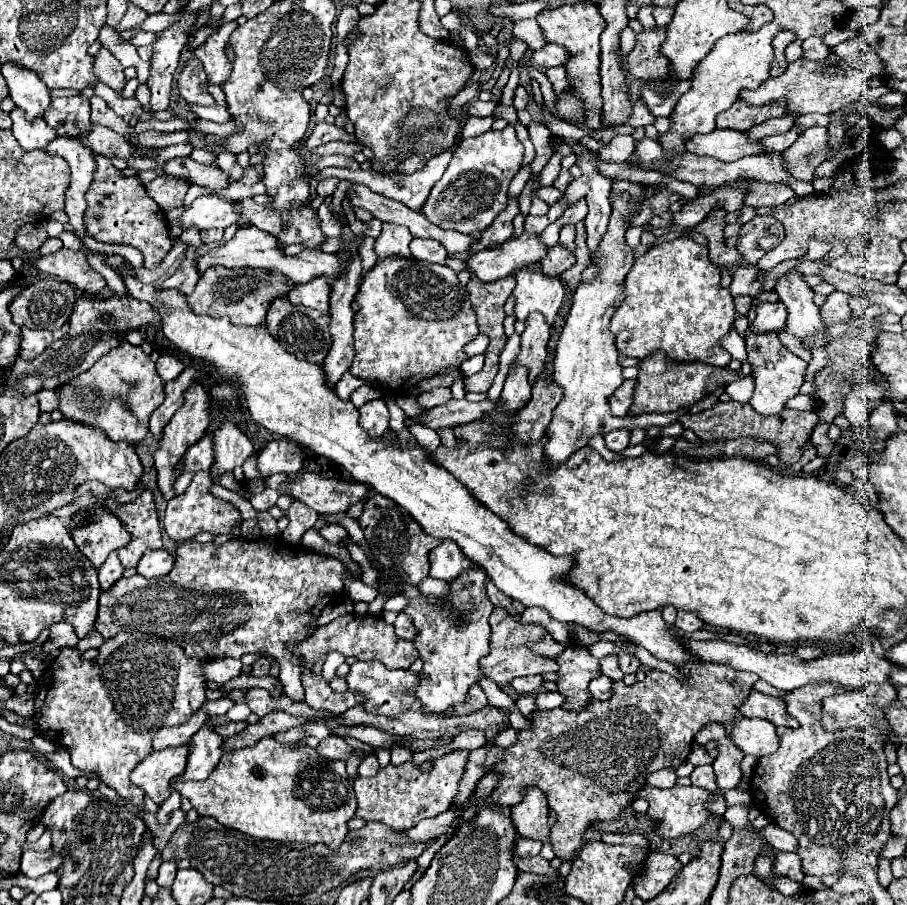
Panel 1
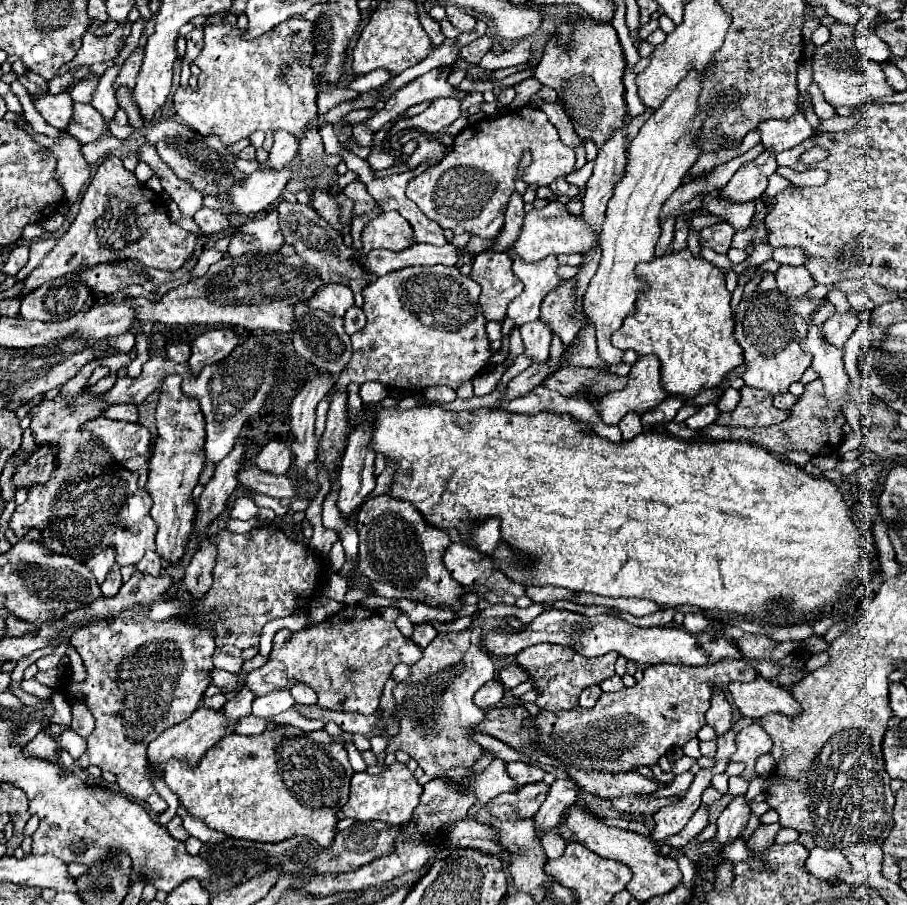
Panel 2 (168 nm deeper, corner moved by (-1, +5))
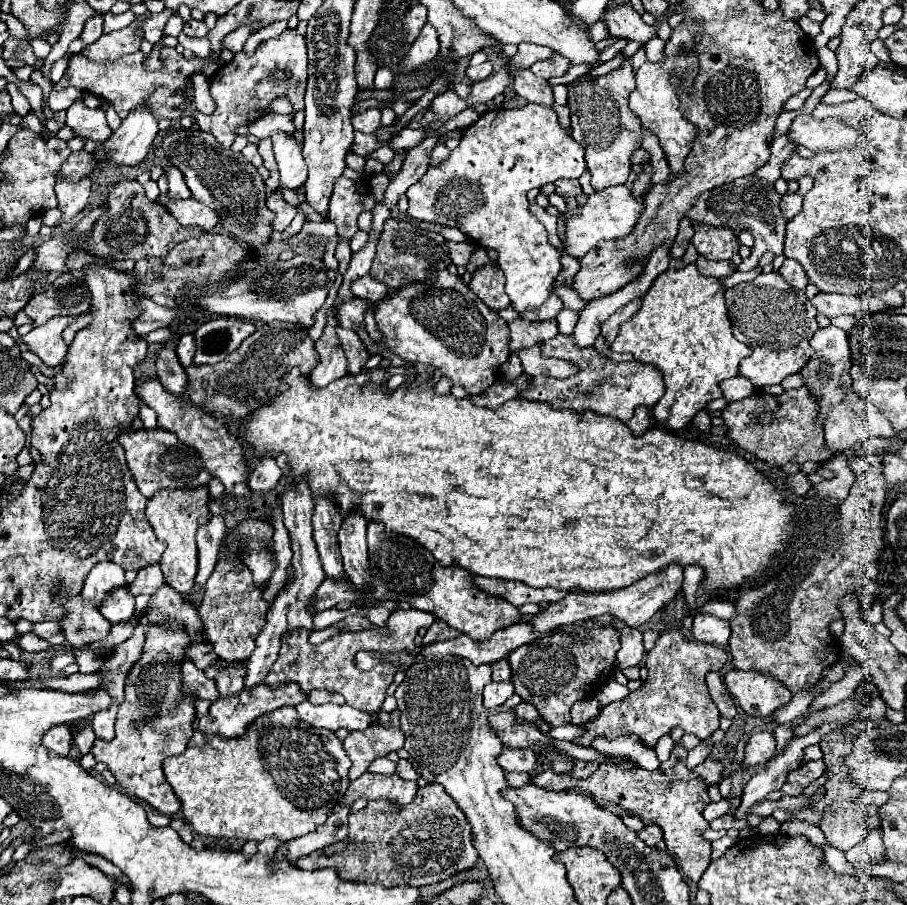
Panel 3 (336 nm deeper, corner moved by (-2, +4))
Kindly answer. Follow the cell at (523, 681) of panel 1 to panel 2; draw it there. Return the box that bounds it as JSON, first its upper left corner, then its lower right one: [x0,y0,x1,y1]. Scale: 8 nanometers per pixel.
[499,663,527,689]

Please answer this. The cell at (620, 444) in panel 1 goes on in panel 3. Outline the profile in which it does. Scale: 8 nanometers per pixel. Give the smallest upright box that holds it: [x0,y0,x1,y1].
[626,406,650,436]

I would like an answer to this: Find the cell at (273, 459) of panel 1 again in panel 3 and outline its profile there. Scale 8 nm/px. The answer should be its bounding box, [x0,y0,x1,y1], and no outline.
[248,456,282,492]

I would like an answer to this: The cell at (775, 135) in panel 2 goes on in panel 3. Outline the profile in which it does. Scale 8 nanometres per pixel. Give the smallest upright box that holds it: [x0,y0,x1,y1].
[788,114,864,152]

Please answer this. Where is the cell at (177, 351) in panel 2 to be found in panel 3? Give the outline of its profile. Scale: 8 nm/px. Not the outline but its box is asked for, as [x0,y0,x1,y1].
[176,334,194,368]

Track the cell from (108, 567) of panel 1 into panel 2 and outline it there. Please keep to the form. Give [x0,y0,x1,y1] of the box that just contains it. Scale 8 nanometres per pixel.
[101,563,121,597]

